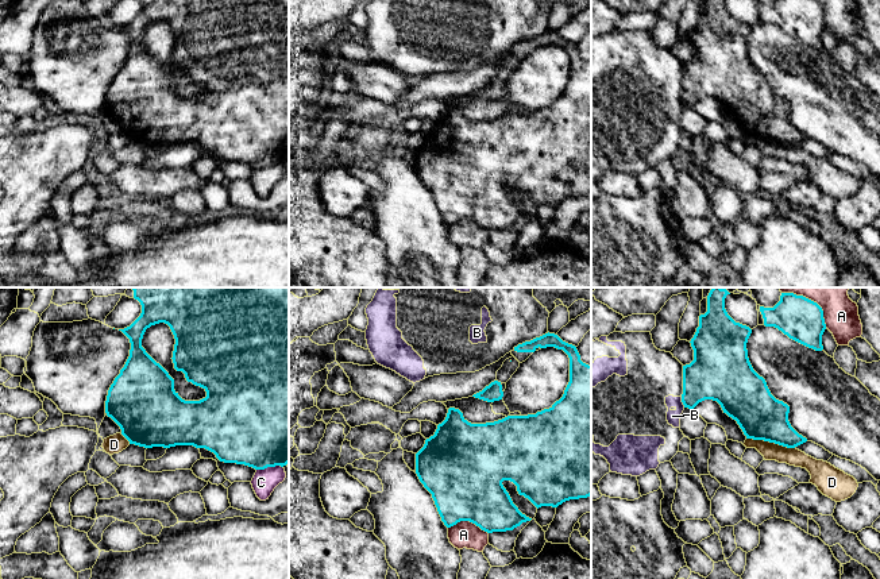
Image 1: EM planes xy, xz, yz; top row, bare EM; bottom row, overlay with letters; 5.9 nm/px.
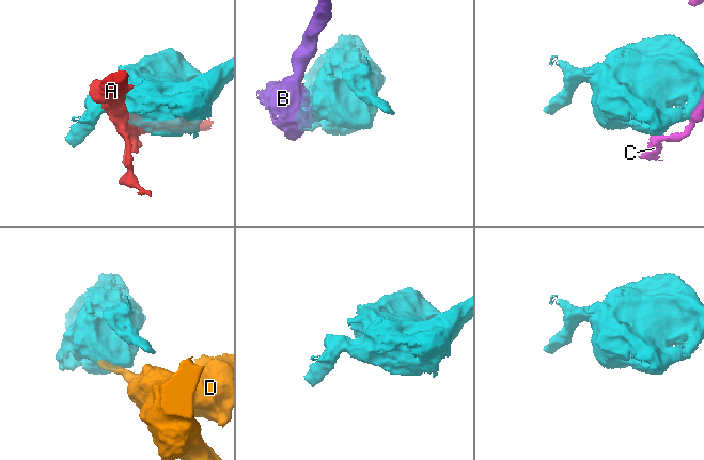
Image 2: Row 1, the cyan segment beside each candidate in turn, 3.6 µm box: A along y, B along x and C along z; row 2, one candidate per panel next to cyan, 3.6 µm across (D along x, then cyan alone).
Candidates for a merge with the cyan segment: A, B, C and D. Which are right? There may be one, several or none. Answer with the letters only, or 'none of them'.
none of them

